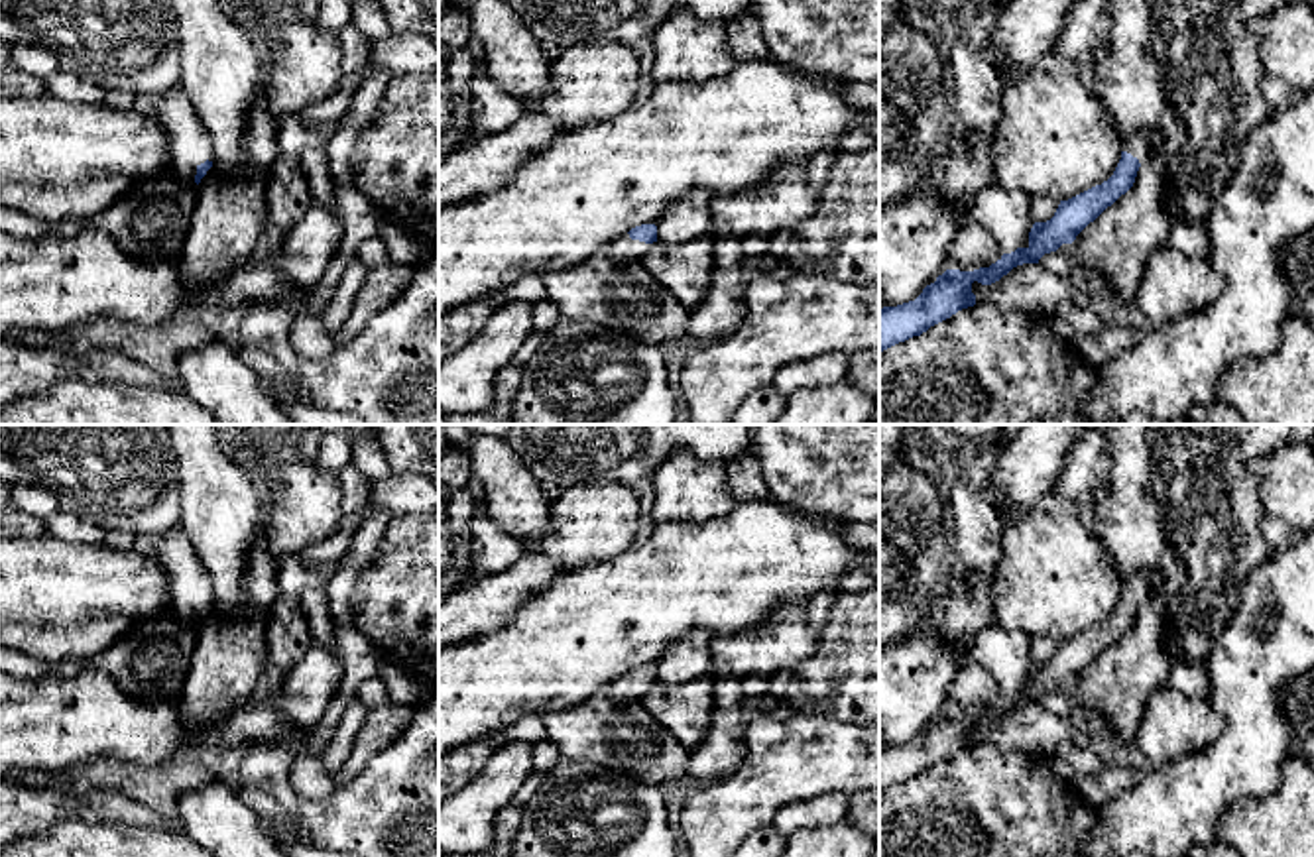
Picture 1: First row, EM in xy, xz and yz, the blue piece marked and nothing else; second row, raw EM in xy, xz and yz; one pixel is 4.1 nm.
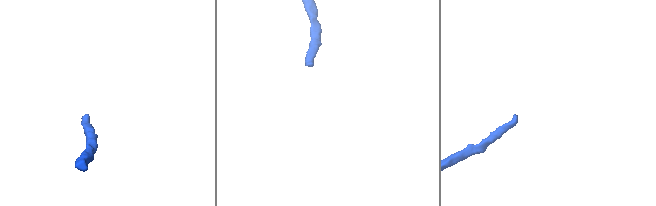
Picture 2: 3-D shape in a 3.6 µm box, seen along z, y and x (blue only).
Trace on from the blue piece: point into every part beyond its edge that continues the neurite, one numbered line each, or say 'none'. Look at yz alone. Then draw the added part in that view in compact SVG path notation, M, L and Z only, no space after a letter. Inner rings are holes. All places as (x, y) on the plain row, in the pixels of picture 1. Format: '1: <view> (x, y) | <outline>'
1: yz (1139, 586) | M1159 568L1147 574L1131 574L1121 580L1121 592L1131 594L1143 605L1161 580L1163 580L1163 574Z

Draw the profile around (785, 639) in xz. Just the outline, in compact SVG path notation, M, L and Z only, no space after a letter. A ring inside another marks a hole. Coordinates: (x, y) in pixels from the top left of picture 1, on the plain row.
M797 601L769 615L757 629L714 635L712 668L726 682L746 684L751 676L795 670L816 649L818 633L808 625L806 603Z

